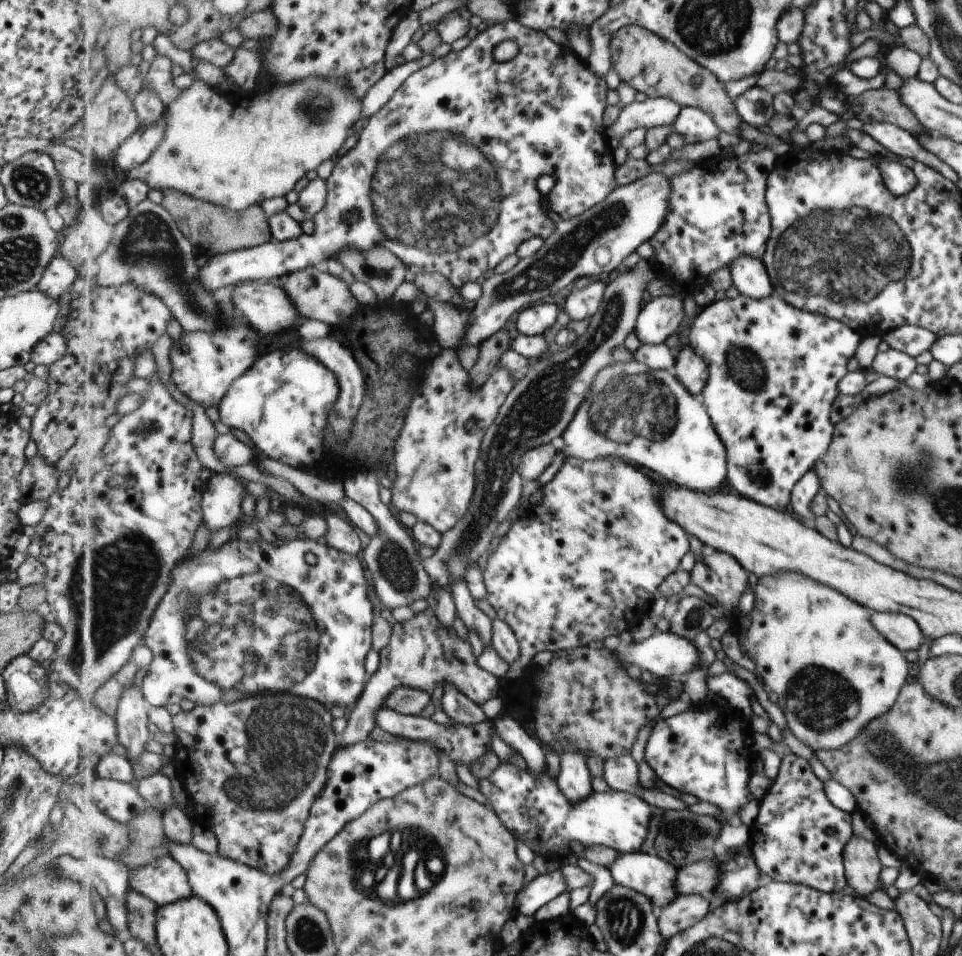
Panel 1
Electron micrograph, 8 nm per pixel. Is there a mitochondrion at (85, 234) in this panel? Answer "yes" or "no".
no

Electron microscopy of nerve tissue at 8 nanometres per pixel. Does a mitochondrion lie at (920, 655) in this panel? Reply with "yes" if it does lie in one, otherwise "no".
no

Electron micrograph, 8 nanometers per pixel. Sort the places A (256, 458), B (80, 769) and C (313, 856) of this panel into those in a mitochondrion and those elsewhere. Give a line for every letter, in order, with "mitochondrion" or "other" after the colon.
A: other
B: other
C: other

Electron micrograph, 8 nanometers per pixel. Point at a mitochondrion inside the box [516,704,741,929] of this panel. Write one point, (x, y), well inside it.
(676, 829)

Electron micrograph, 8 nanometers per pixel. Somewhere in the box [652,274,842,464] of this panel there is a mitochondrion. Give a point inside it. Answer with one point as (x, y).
(744, 367)

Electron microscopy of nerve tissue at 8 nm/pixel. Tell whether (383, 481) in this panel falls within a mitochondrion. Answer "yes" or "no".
no

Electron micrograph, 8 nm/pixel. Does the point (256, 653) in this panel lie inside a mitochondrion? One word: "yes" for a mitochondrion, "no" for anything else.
yes

